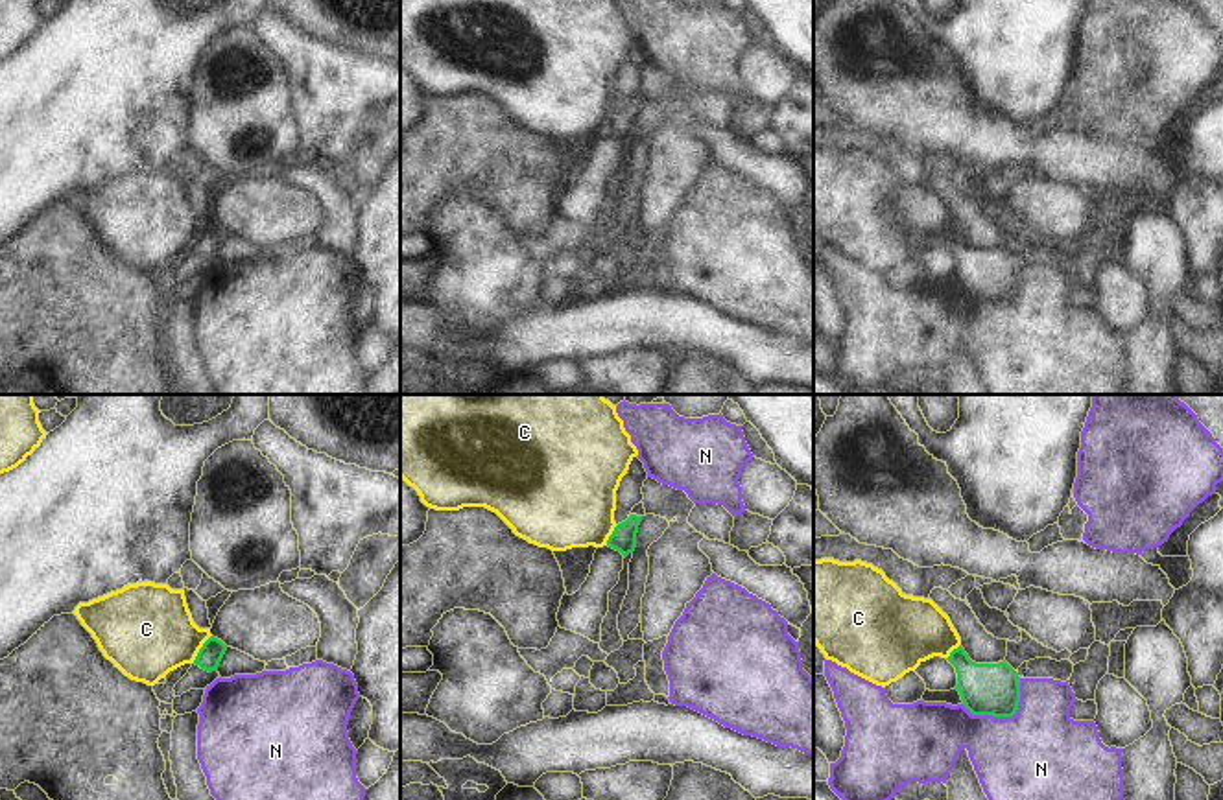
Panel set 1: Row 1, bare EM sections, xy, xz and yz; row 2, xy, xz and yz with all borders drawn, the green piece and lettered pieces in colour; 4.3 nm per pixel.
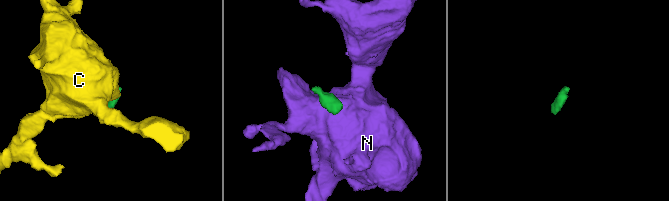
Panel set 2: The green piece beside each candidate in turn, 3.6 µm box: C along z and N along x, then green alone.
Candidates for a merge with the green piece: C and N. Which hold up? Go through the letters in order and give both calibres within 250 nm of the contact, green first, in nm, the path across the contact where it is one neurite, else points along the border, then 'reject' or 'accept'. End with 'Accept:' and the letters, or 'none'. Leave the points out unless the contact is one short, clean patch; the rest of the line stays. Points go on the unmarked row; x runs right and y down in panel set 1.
C: calibres 110 and 400 nm; border xy (211, 222), (192, 249); reject
N: calibres 220 and 460 nm; border yz (1021, 266), (1021, 288), (1011, 303), (974, 303), (963, 290); reject
Accept: none

